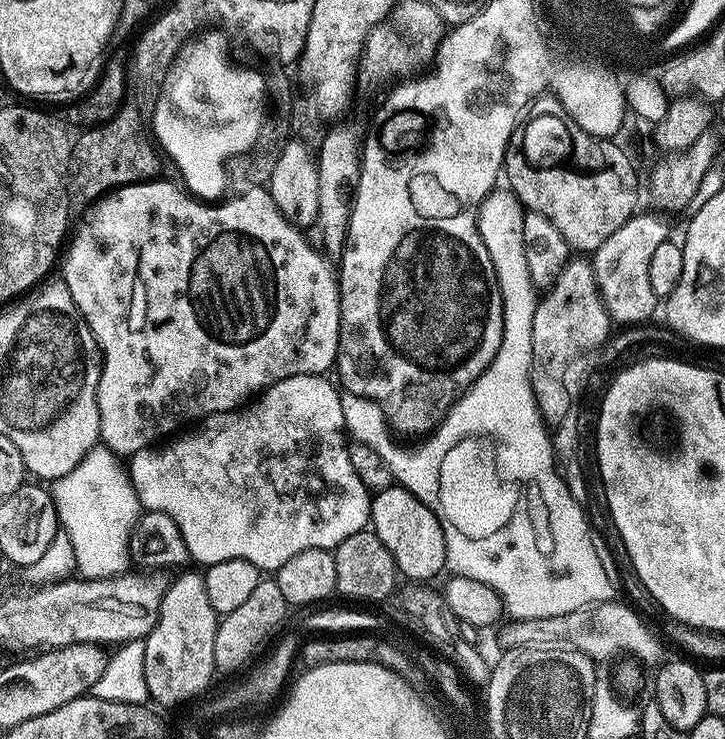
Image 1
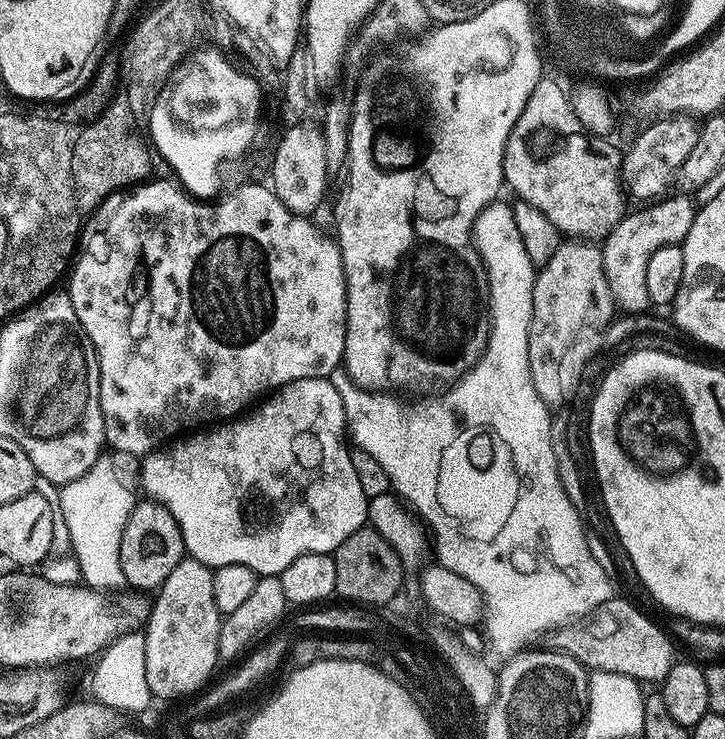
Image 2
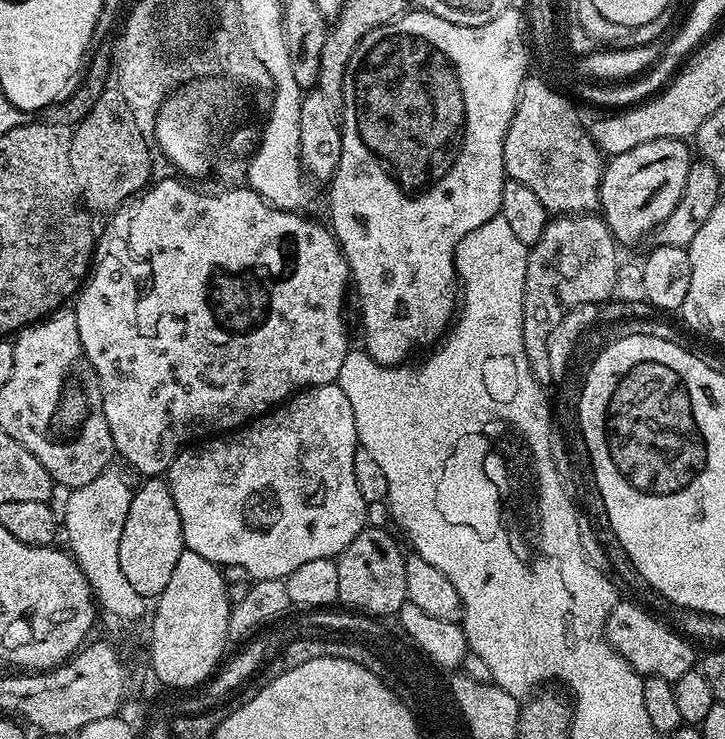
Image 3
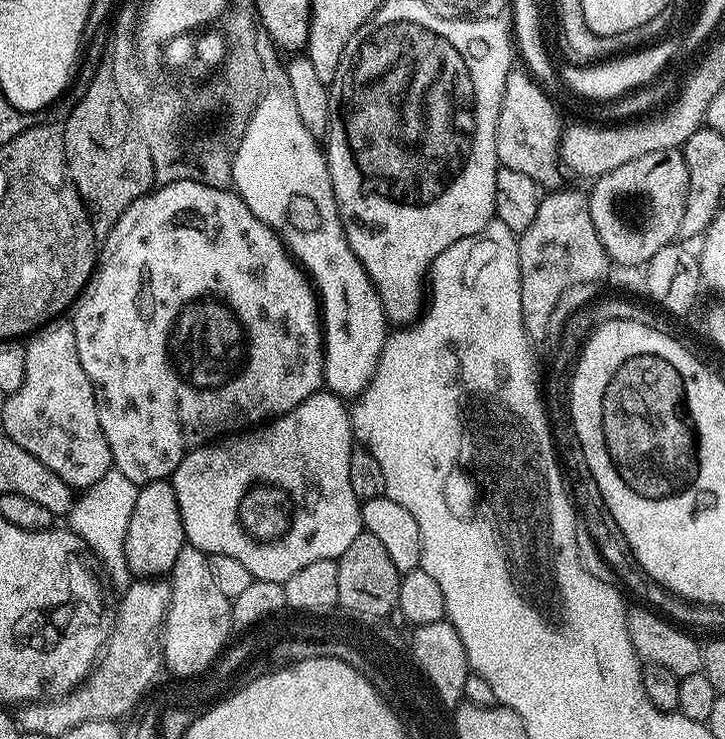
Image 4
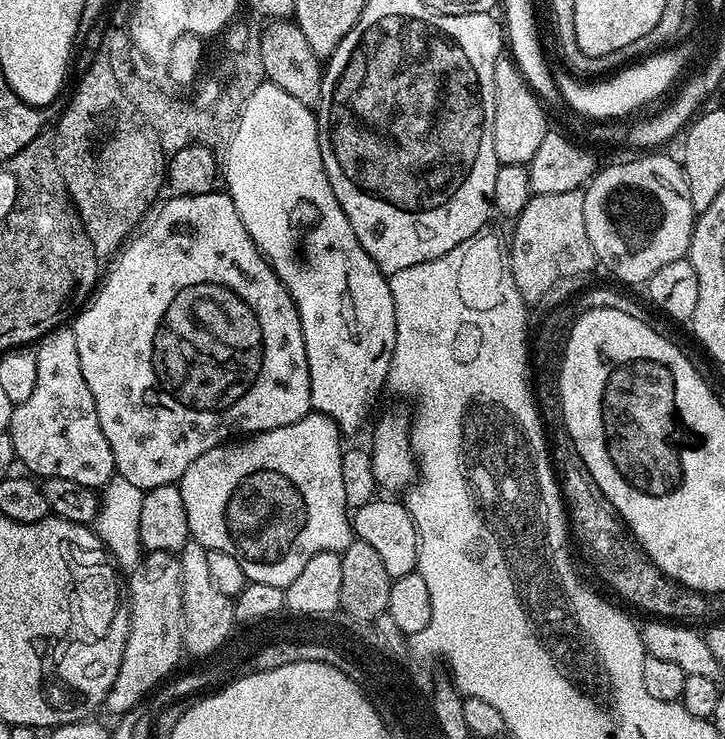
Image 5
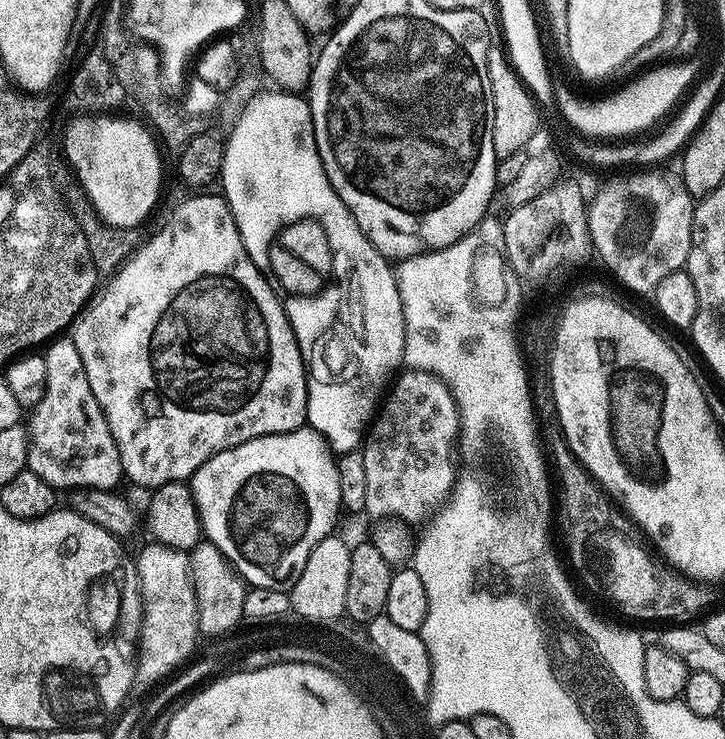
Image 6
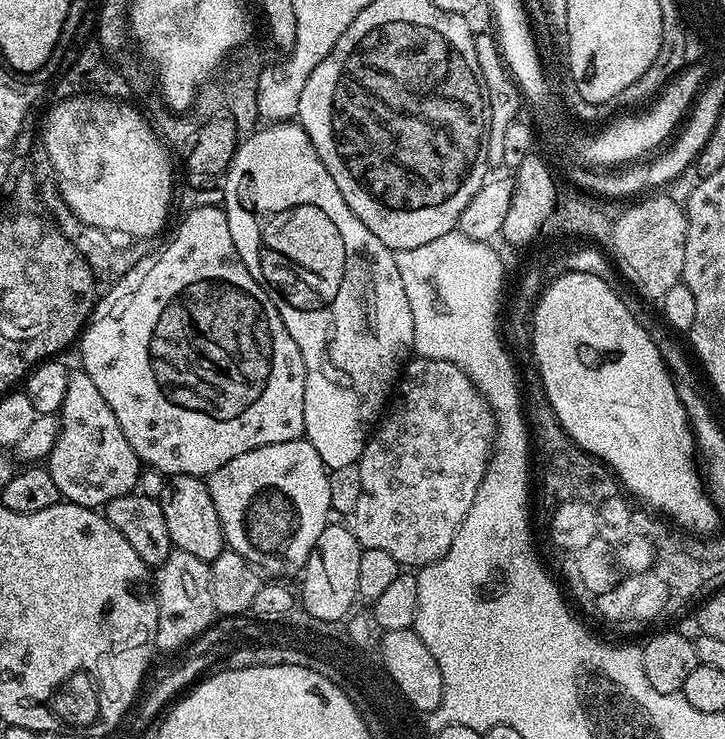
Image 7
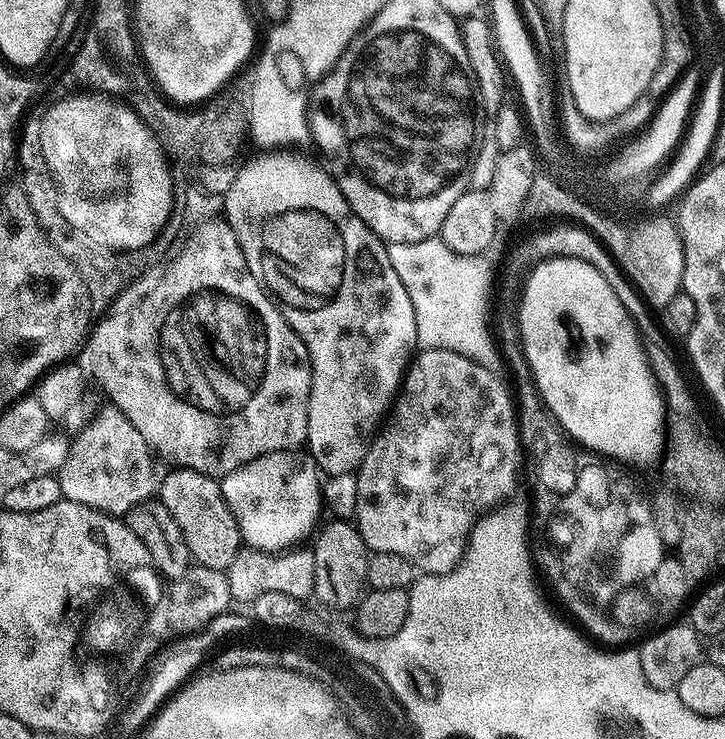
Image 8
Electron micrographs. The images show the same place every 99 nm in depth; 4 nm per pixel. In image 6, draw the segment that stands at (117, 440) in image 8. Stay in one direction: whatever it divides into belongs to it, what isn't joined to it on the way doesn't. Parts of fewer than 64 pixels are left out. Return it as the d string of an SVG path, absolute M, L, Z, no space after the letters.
M71 335L53 339L42 355L46 362L46 394L42 396L42 402L31 409L32 421L26 424L29 433L27 471L38 474L38 478L50 482L57 490L115 489L124 476L122 458L102 414L102 406L98 406L94 390L90 390L86 366L82 366L82 357L78 355Z

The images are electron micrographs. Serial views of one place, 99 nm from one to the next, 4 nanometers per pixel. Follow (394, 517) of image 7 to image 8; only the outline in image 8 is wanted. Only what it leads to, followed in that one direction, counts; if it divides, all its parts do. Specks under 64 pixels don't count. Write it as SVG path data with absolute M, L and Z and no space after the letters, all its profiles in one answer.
M424 348L413 355L408 371L404 374L404 381L400 384L400 391L397 392L382 427L377 431L371 446L368 447L366 458L360 463L355 473L358 482L358 506L354 523L362 534L369 553L398 554L406 558L421 573L430 576L450 574L450 570L454 570L454 566L458 566L458 562L464 557L472 527L481 520L482 516L492 512L509 499L507 496L516 488L516 459L518 462L522 456L520 431L517 428L517 409L514 407L513 393L509 385L507 383L504 385L496 375L493 369L482 366L448 348Z

